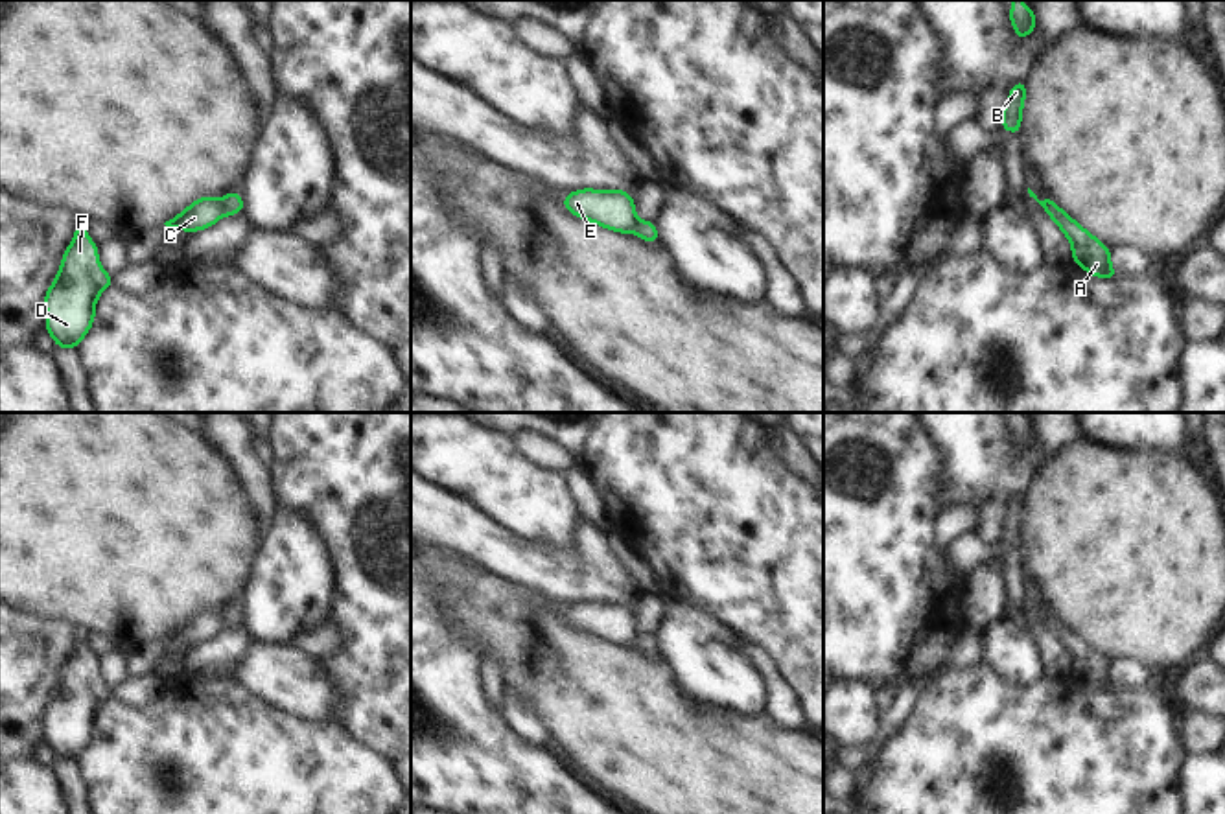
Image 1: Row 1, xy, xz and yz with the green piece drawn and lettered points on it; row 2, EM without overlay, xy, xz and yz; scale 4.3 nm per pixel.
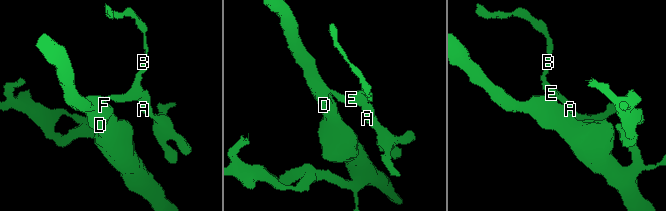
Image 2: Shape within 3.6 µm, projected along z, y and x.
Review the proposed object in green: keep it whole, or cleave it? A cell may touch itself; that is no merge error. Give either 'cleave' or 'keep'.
cleave

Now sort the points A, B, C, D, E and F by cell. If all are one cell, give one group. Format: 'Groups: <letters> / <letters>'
Groups: A / B C D E F

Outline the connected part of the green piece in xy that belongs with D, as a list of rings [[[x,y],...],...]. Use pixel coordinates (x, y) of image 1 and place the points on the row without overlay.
[[[76,634],[76,648],[68,657],[57,691],[46,704],[46,744],[59,761],[74,761],[94,735],[94,718],[101,704],[112,698],[99,672],[98,657]]]

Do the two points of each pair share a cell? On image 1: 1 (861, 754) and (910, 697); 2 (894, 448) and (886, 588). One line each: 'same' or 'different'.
1: same
2: same

